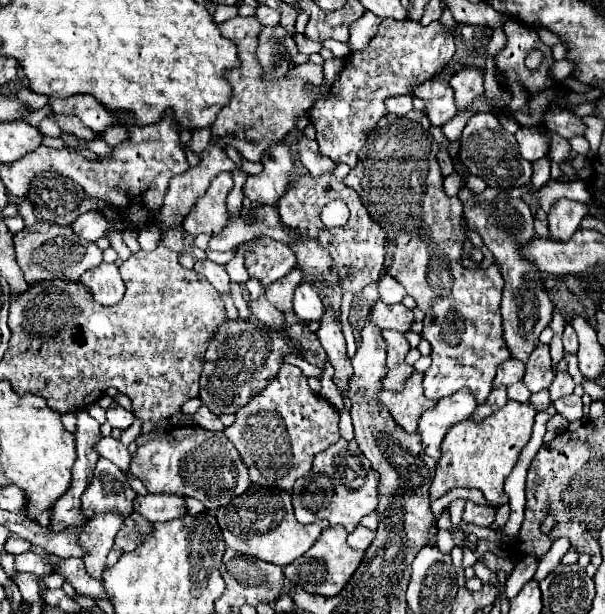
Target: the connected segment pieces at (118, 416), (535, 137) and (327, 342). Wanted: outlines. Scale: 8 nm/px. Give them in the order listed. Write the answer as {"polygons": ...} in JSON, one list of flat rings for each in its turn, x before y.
{"polygons":[[[110,404,110,408,106,410,106,416,108,416,110,426,118,428,118,430,128,430,134,422,134,414,130,410,120,408,118,404]],[[522,126,516,132,516,140,520,146,520,154,524,160,536,162,540,158,544,158,548,154,550,142,546,140,546,132,542,132,540,128,526,128]],[[326,308,326,314,322,318,322,326,316,332,322,348,326,350,326,358,328,362,334,366,334,384,338,386,338,390,342,390,344,394,348,392,348,382,352,376,352,364,350,358,346,354,346,340,342,334,342,326,334,320,334,312,330,312,330,308]]]}

